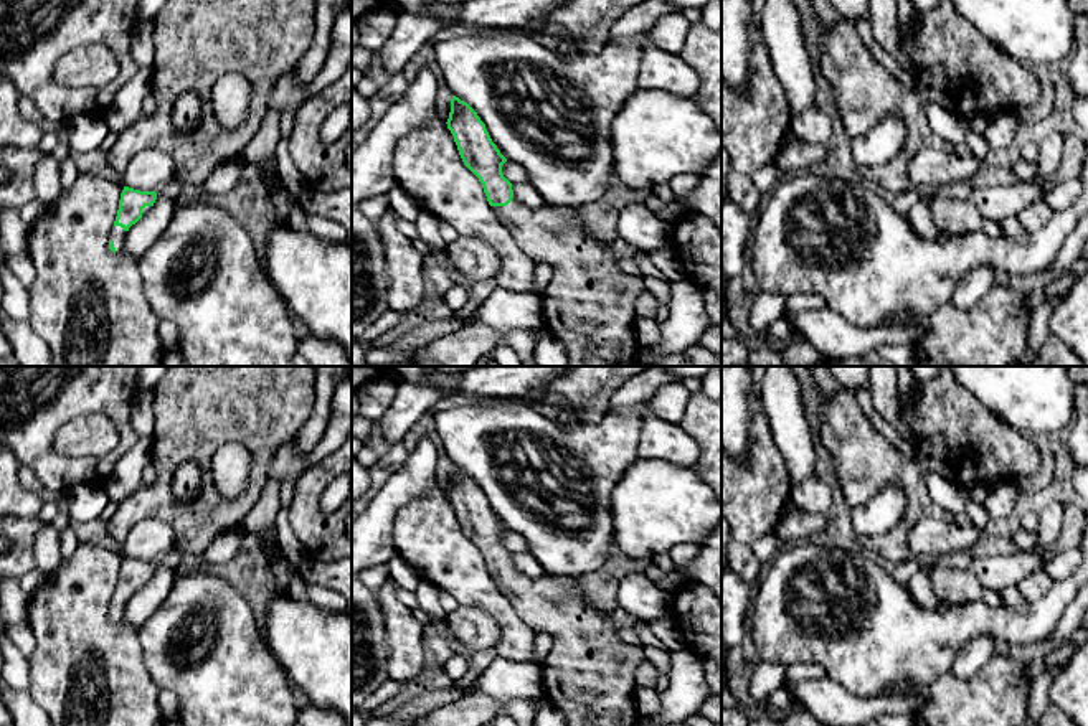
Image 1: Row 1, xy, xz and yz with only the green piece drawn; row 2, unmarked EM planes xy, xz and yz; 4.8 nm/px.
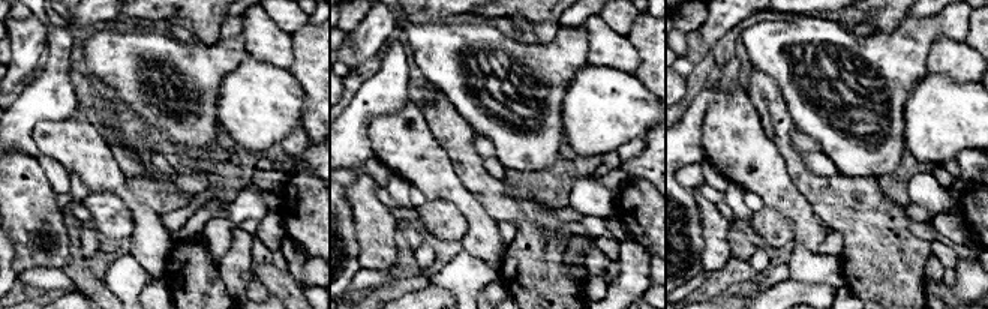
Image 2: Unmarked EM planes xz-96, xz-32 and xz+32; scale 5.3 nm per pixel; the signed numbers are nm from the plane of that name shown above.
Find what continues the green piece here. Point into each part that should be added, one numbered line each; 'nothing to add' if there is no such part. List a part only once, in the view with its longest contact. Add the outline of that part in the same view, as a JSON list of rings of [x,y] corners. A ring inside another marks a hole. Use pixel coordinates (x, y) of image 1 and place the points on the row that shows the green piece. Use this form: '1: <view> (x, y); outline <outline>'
1: xz (590, 304); outline [[[513,196],[507,206],[492,206],[492,211],[537,264],[553,267],[542,314],[545,330],[566,350],[566,366],[639,366],[634,323],[636,300],[646,290],[644,277],[622,272],[609,244],[596,239],[571,208],[530,208]]]

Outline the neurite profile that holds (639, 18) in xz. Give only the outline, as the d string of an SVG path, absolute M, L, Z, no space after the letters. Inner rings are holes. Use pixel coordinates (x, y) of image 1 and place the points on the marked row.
M646 0L613 25L609 40L647 33L662 15L674 12L679 12L679 8L665 0Z

